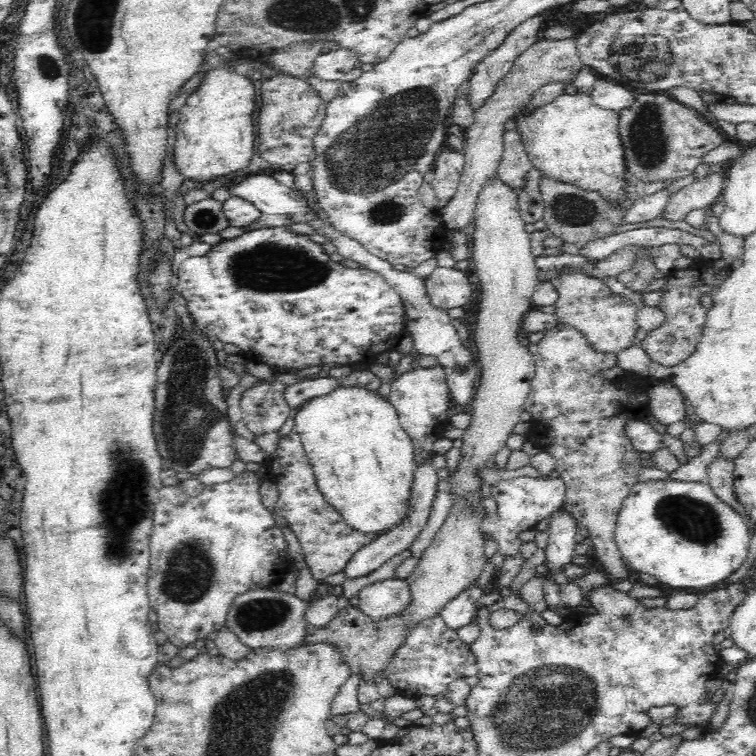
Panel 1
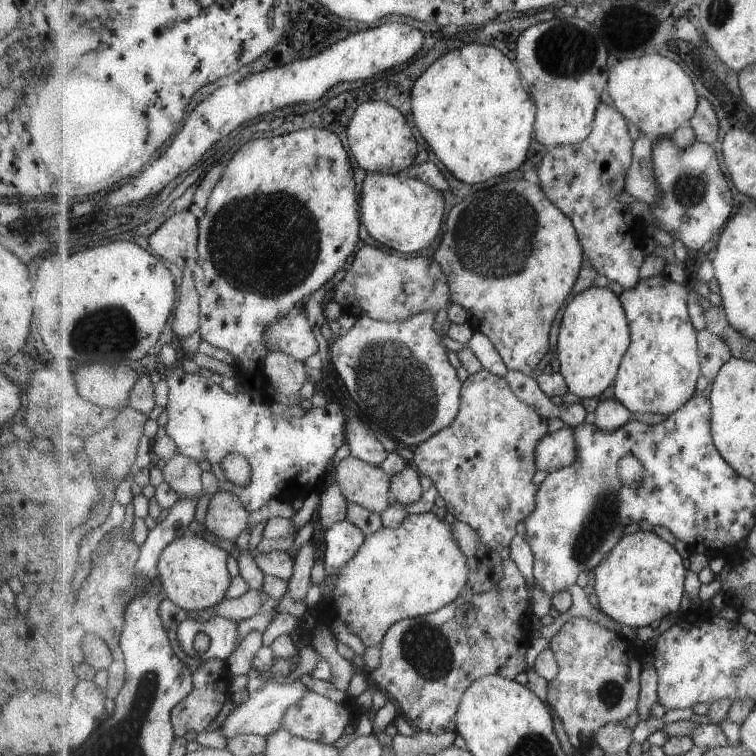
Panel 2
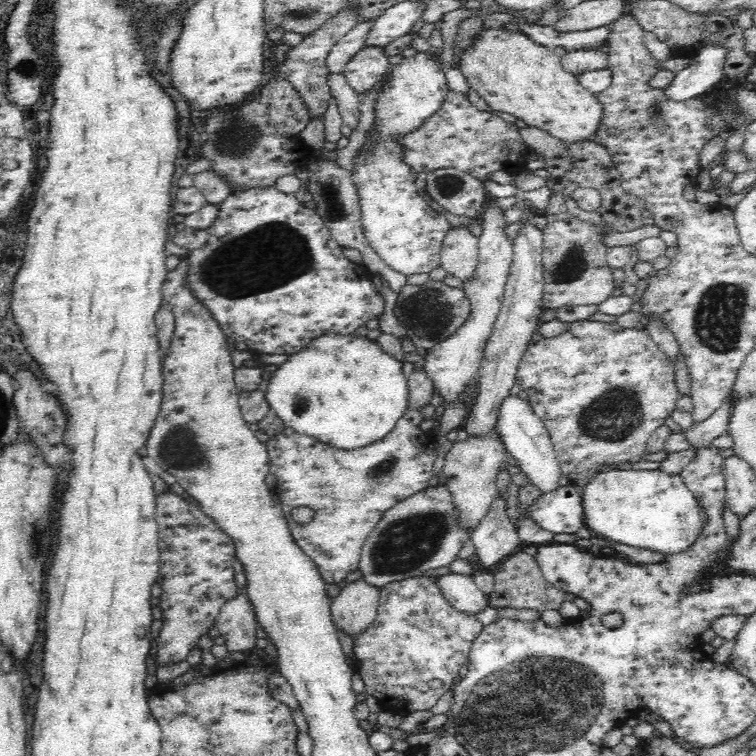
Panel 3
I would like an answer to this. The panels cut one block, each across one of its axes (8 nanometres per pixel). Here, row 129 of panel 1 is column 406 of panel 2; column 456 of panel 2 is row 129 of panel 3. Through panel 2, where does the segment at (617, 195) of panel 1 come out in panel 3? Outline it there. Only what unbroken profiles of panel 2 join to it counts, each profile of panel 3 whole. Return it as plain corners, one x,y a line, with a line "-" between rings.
486,28
482,34
480,34
480,38
476,40
476,44
460,58
460,70
463,72
463,75
467,78
467,82
474,92
478,92
480,96
482,96
482,100
485,100
487,104
492,108
493,111
496,112
506,112
506,114
512,114
512,116
516,116
518,120
522,120
525,126
529,126
529,128
539,128
544,132
547,132
552,138
557,138
560,142
564,144
578,144
578,142
586,142
586,140
591,140
592,136
600,130
601,122
602,122
602,112
604,112
602,103
598,100
598,97
593,93
588,92
579,82
578,79
567,72
562,70
560,64
560,57
555,55
552,51
552,48
548,48
546,46
542,46
540,44
536,44
528,38
528,36
524,36
521,32
506,32
501,28

